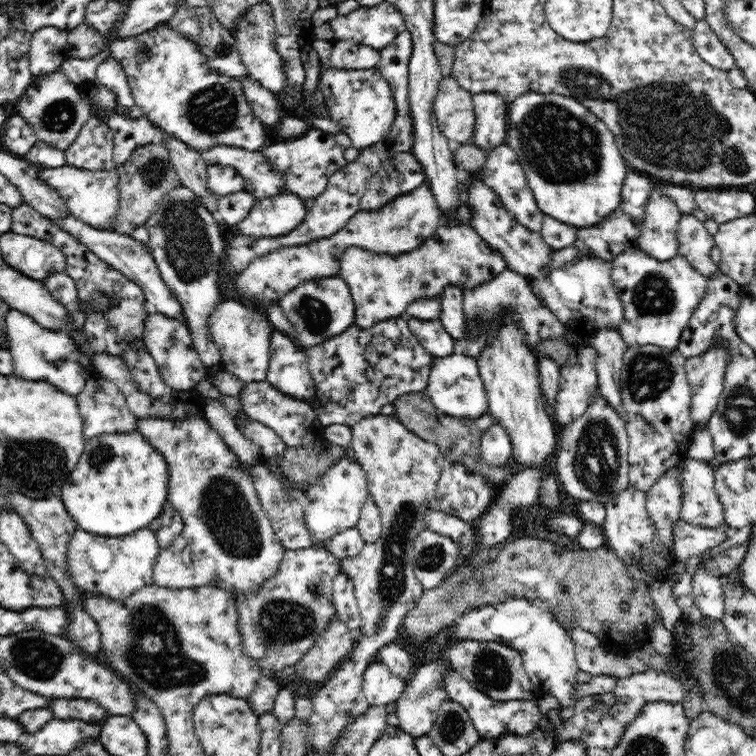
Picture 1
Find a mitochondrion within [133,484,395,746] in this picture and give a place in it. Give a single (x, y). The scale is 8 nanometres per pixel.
(279, 621)

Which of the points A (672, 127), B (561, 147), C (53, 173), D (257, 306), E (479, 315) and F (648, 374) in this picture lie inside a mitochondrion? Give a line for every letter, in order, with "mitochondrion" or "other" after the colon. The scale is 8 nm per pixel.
A: mitochondrion
B: mitochondrion
C: other
D: other
E: mitochondrion
F: mitochondrion

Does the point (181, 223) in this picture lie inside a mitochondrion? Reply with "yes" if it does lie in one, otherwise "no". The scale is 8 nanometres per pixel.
yes

